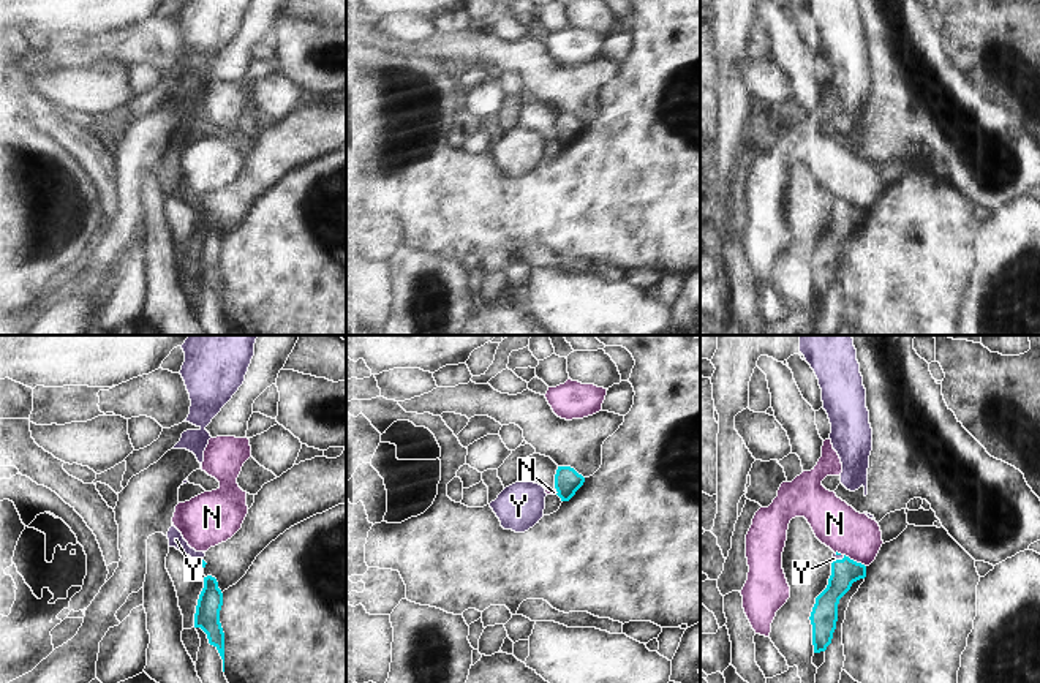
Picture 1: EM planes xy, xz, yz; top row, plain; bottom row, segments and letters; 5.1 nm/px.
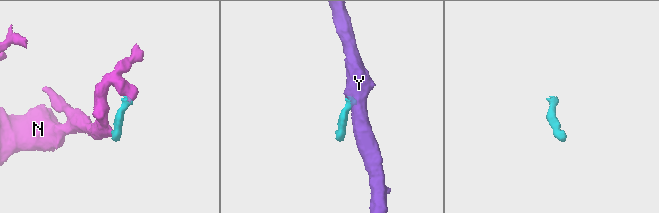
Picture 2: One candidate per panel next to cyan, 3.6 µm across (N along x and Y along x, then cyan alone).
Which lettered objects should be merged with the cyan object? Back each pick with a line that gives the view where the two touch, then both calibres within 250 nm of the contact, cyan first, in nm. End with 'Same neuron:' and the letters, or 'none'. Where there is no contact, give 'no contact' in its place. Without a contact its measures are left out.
Y: contact in yz; calibres 140 and 30 nm
Same neuron: Y

